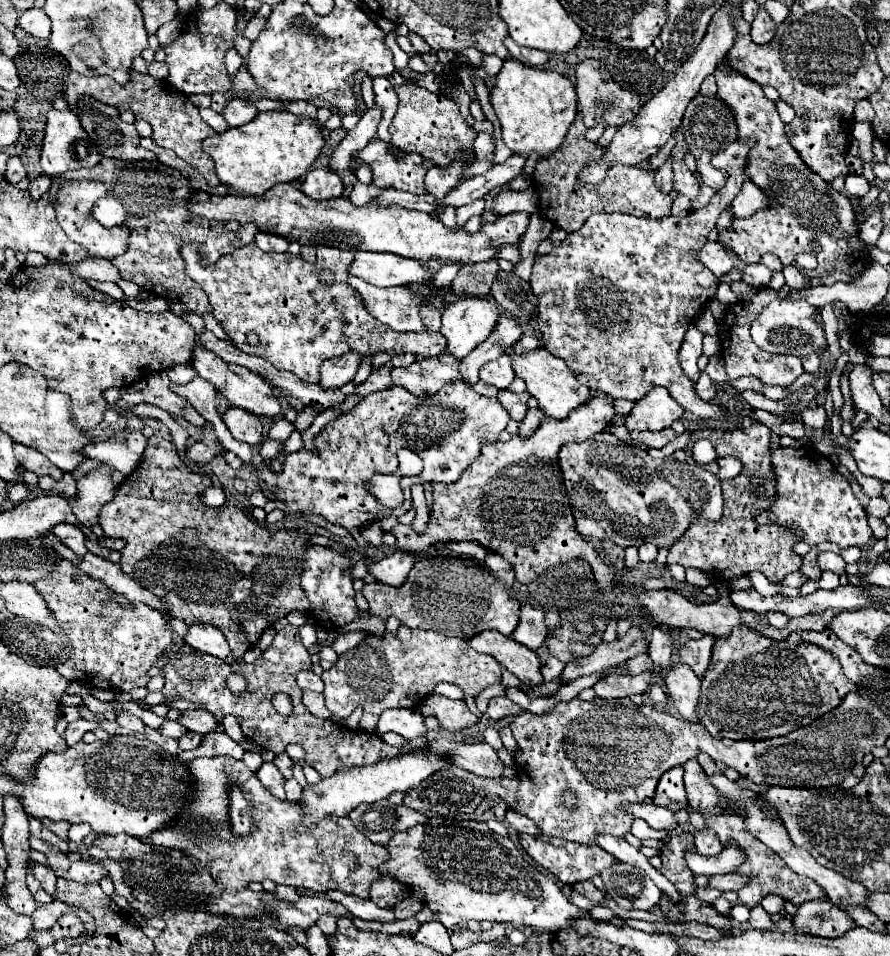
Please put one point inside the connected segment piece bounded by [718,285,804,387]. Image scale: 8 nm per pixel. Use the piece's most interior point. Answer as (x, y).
(741, 357)

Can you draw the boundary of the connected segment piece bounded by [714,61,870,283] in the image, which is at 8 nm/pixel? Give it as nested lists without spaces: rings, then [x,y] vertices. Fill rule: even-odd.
[[[720,61],[720,65],[716,67],[714,77],[716,77],[716,83],[718,83],[718,95],[720,95],[720,99],[724,99],[730,105],[730,109],[734,111],[734,115],[736,115],[738,137],[740,139],[748,139],[748,137],[758,139],[758,145],[748,155],[746,169],[748,169],[750,179],[770,197],[772,207],[778,205],[778,209],[782,211],[782,213],[774,213],[774,209],[770,209],[770,211],[760,211],[760,213],[756,213],[756,215],[752,215],[748,219],[734,219],[732,227],[728,231],[722,231],[718,235],[718,241],[724,247],[728,247],[734,253],[738,253],[744,263],[758,263],[760,255],[774,253],[782,261],[782,265],[794,265],[794,267],[800,269],[800,273],[810,275],[810,277],[818,275],[818,277],[824,279],[824,283],[836,283],[836,281],[850,283],[850,281],[858,279],[860,273],[864,271],[864,267],[870,263],[870,257],[866,253],[852,251],[852,247],[846,241],[846,235],[850,235],[850,233],[858,235],[856,219],[854,219],[854,209],[852,209],[848,197],[842,195],[842,193],[838,193],[838,191],[834,191],[830,183],[822,181],[816,173],[812,173],[804,165],[804,161],[800,159],[800,155],[788,143],[788,137],[784,133],[784,123],[780,121],[774,103],[770,99],[766,99],[762,87],[758,83],[752,83],[750,79],[744,79],[744,75],[736,75],[736,71],[730,71],[730,73],[724,71],[724,61]],[[812,239],[820,241],[822,251],[818,251],[818,253],[812,251],[812,247],[810,247]],[[808,253],[812,253],[816,257],[816,261],[818,261],[818,265],[814,269],[806,269],[804,267],[804,255],[808,255]]]

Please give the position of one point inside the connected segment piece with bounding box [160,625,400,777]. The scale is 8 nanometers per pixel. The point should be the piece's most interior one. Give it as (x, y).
(329, 746)

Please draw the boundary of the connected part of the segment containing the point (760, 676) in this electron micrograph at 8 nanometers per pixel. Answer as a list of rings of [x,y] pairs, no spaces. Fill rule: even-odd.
[[[736,627],[730,637],[716,639],[710,667],[702,679],[700,705],[696,707],[696,713],[700,723],[716,739],[772,739],[776,735],[788,735],[798,727],[806,727],[816,717],[838,707],[850,691],[856,691],[856,685],[844,677],[838,659],[830,651],[810,643],[790,647],[786,641],[772,641],[748,627]]]

